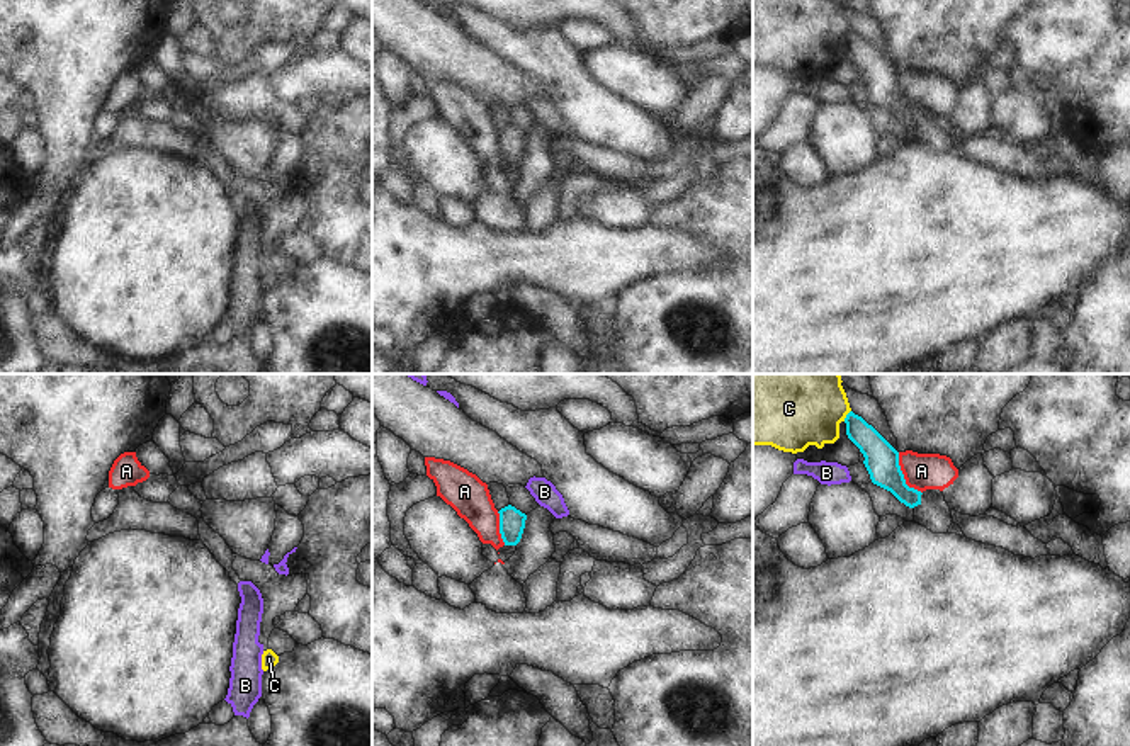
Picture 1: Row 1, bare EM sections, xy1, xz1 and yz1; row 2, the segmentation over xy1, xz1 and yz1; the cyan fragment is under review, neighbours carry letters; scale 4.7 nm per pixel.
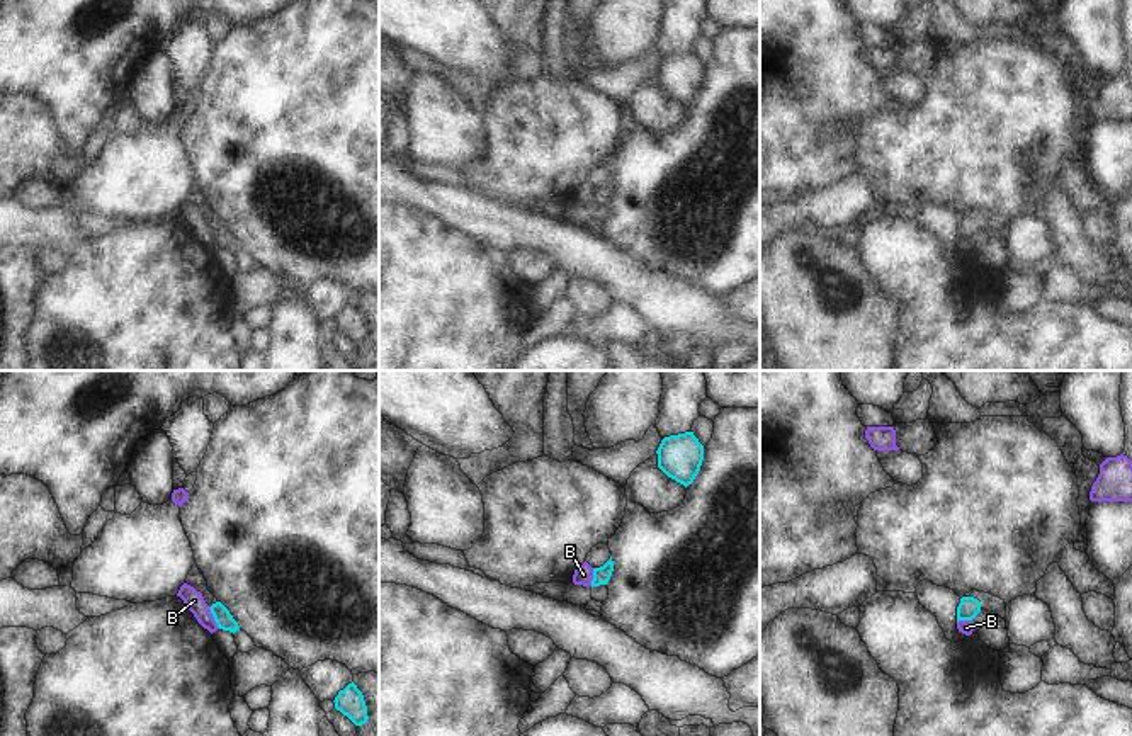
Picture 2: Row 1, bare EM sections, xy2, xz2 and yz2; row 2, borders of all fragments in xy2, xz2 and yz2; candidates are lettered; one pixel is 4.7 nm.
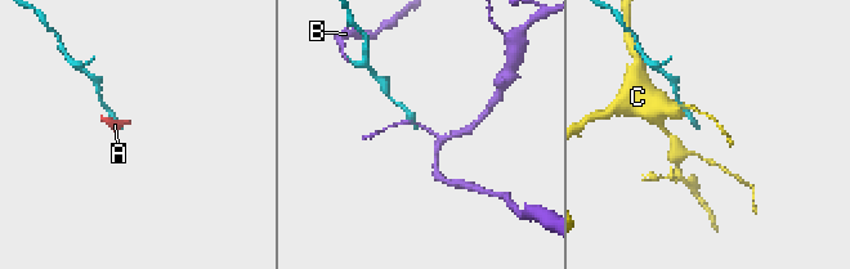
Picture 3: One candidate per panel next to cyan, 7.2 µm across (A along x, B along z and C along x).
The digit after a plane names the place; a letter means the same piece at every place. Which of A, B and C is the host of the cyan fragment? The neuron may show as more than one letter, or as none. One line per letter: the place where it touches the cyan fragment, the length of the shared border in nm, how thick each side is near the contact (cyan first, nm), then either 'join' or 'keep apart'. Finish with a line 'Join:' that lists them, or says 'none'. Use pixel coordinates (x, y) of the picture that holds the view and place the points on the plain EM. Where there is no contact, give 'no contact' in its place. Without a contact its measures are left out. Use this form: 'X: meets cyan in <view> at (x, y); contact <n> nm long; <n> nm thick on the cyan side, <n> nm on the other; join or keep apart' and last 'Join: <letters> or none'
A: meets cyan in yz1 at (903, 96); contact 240 nm long; 160 nm thick on the cyan side, 180 nm on the other; keep apart
B: meets cyan in xy2 at (213, 235); contact 120 nm long; 90 nm thick on the cyan side, 90 nm on the other; keep apart
C: meets cyan in yz1 at (847, 34); contact 70 nm long; 150 nm thick on the cyan side, 320 nm on the other; keep apart
Join: none

